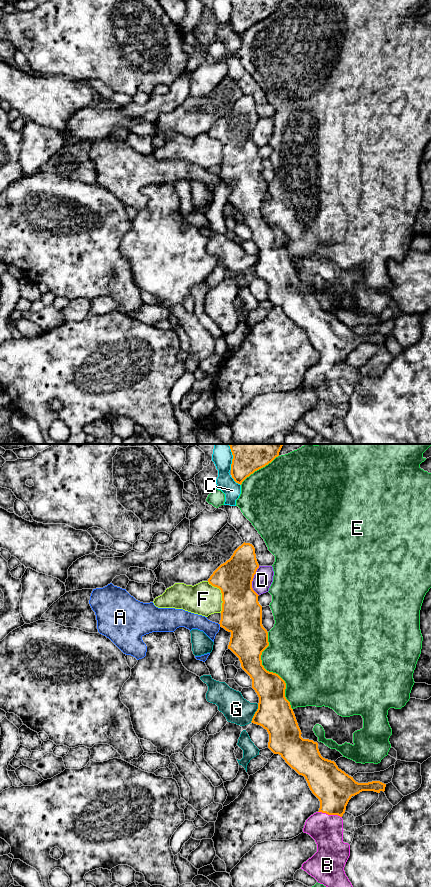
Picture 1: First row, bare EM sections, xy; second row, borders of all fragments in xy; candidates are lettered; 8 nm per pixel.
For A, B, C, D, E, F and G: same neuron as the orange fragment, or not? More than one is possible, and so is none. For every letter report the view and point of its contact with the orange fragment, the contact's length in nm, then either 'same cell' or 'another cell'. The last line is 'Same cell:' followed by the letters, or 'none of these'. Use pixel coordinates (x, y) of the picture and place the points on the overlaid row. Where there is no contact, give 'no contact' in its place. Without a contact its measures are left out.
A: xy (220, 625) | 30 nm | another cell
B: xy (330, 814) | 200 nm | same cell
C: xy (236, 482) | 100 nm | another cell
D: xy (252, 580) | 240 nm | another cell
E: xy (271, 672) | 650 nm | another cell
F: xy (222, 595) | 280 nm | another cell
G: xy (255, 713) | 160 nm | another cell
Same cell: B

